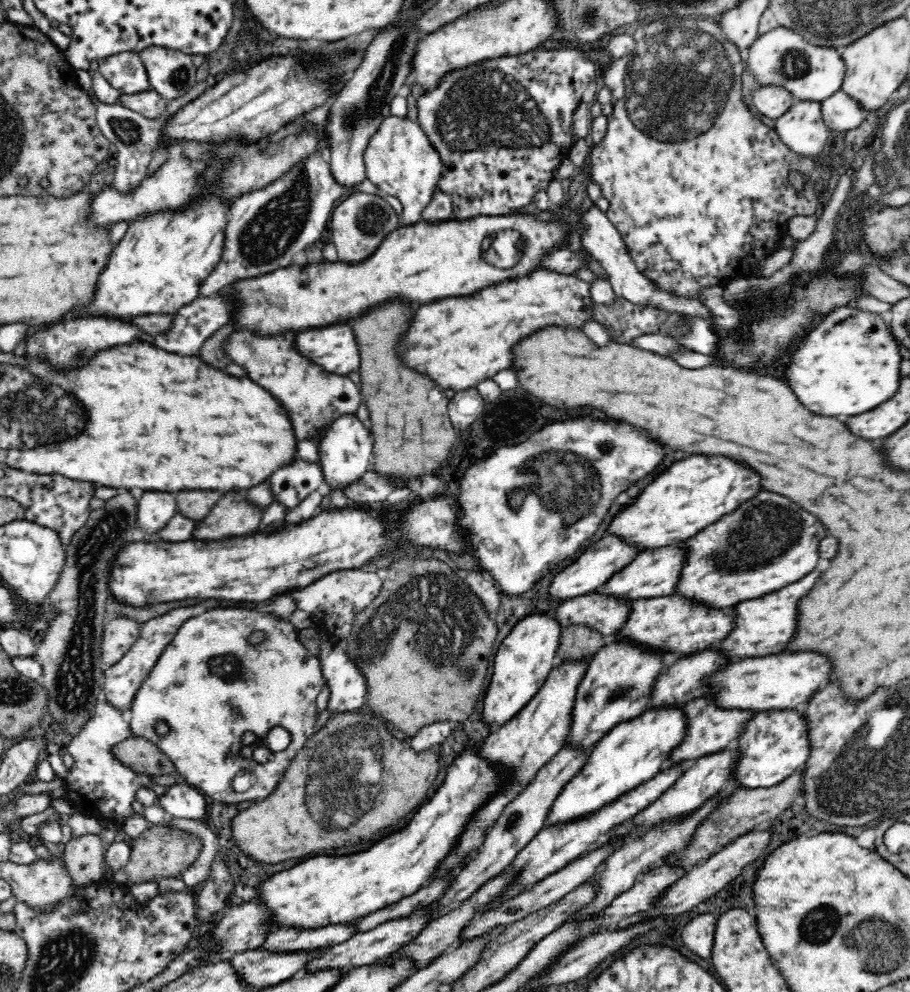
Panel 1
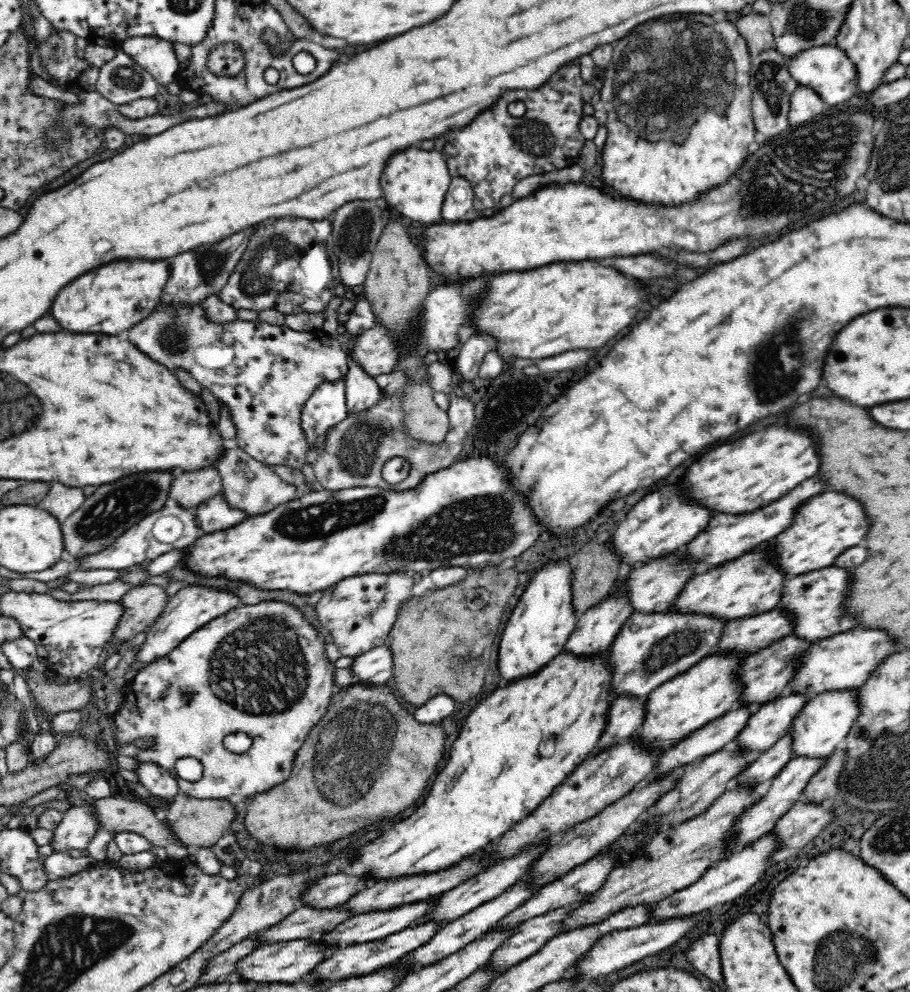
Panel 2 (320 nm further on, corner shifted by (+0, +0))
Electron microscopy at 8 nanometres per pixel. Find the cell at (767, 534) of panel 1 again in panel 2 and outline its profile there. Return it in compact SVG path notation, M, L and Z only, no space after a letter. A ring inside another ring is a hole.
M824 492L822 496L816 496L803 504L798 509L792 526L773 539L776 565L790 577L832 566L846 548L856 546L864 540L870 528L868 520L870 518L864 512L862 502L856 498L840 492Z

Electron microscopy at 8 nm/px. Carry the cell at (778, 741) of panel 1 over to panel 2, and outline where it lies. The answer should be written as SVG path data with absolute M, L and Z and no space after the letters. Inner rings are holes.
M857 688L822 692L804 706L790 728L790 733L793 736L793 751L796 757L829 757L836 749L846 748L846 736L861 713L858 693Z

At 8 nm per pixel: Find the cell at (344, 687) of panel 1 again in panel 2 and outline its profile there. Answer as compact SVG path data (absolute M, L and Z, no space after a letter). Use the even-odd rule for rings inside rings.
M384 644L355 657L351 667L355 681L369 684L387 684L392 679L393 668L391 647Z

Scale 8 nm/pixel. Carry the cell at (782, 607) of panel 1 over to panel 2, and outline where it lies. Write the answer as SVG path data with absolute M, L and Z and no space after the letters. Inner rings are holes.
M830 566L830 568L791 576L785 580L780 605L793 616L795 624L793 634L804 640L820 640L846 632L856 626L856 618L850 618L844 614L844 602L852 580L850 576L852 574L846 572L844 568Z

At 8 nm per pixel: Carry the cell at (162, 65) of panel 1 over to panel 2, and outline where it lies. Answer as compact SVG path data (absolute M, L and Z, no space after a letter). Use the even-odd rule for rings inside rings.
M130 36L122 40L119 50L144 67L159 84L166 86L176 80L178 60L170 42L157 36Z

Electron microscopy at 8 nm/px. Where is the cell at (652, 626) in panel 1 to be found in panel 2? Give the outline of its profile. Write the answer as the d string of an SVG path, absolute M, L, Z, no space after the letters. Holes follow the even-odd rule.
M773 540L765 541L743 556L728 560L702 574L694 575L683 588L676 599L673 608L680 612L701 612L729 621L744 616L762 614L781 604L785 580L790 576L776 565L776 555L773 552Z

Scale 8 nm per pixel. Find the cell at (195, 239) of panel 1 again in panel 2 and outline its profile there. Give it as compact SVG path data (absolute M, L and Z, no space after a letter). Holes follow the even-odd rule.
M120 260L106 264L64 286L52 304L52 316L68 332L124 334L161 302L168 272L170 265L166 260Z

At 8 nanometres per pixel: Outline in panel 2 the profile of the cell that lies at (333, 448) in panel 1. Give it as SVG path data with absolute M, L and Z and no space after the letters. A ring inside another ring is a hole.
M349 363L345 376L346 400L349 412L362 412L374 406L381 398L382 388L359 364Z

